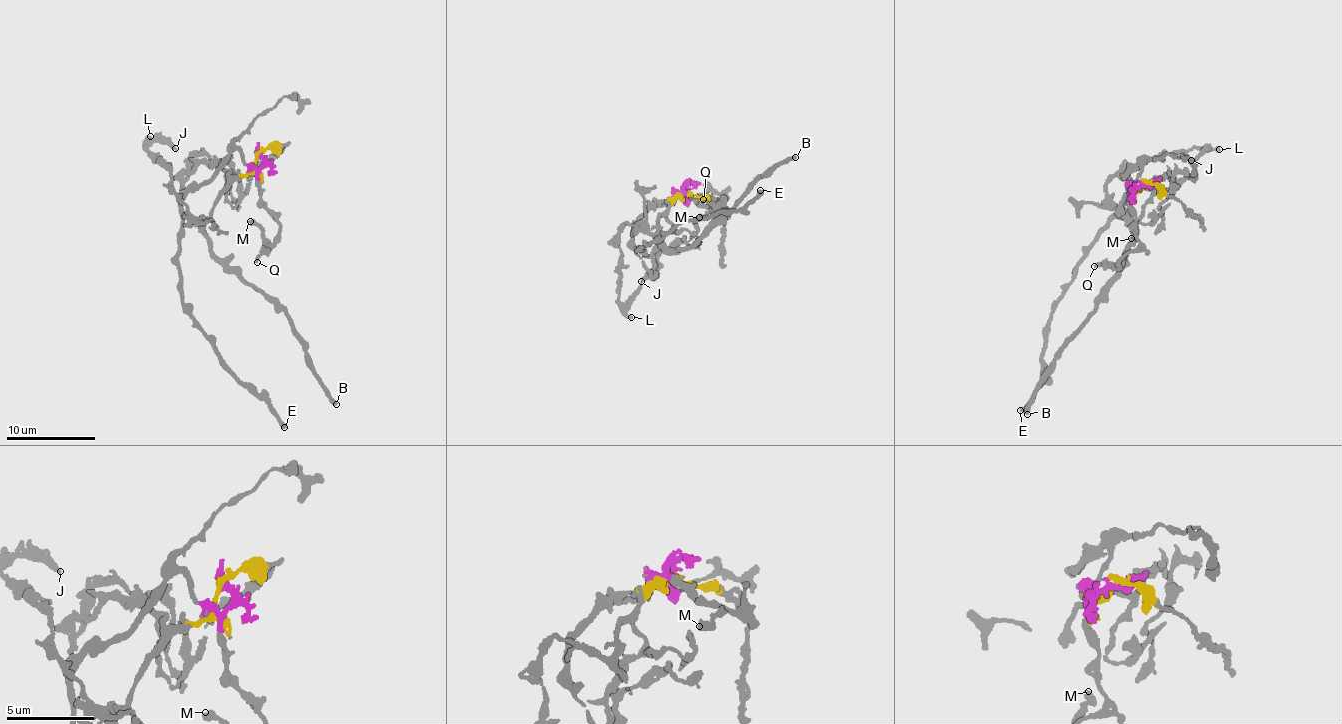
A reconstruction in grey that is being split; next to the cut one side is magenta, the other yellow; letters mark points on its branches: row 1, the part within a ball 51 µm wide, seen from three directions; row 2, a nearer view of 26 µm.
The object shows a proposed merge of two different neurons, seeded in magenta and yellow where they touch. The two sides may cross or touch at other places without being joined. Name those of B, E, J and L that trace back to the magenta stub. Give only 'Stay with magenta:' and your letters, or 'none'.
Stay with magenta: E

